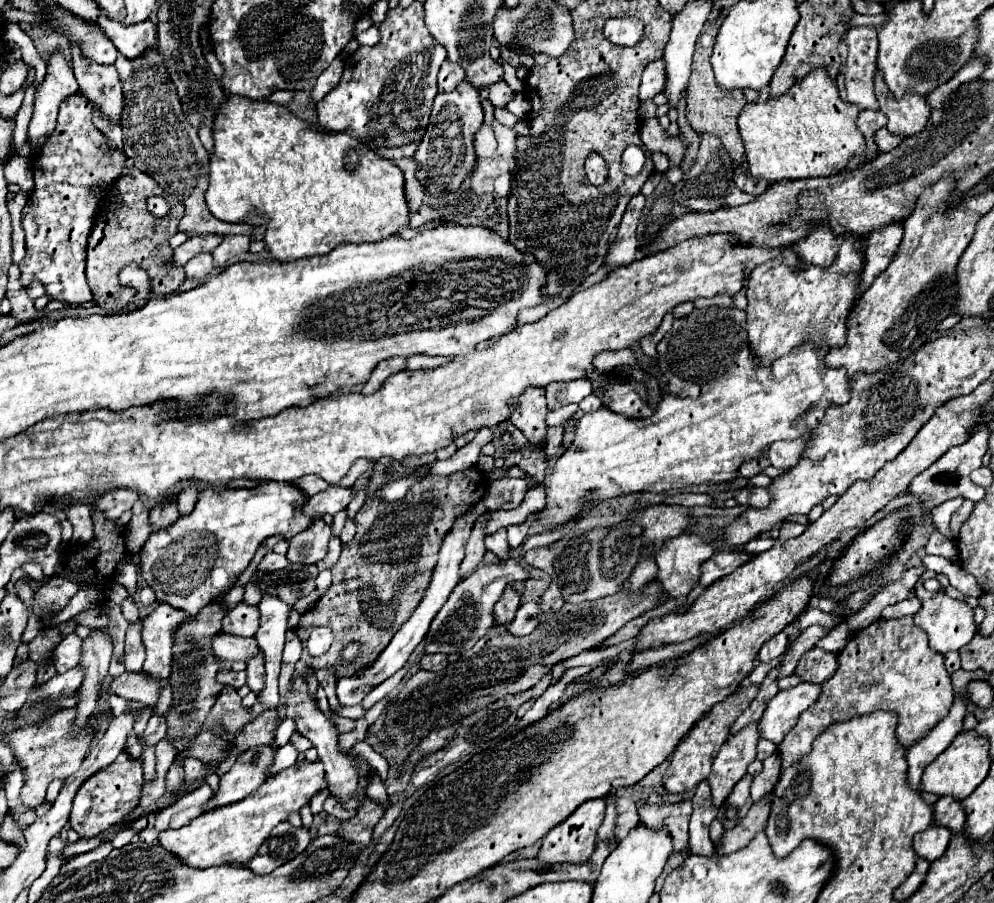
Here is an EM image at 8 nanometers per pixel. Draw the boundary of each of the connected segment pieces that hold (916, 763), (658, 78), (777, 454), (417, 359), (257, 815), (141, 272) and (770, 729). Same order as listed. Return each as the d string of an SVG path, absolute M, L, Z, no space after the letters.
M956 694L948 716L944 716L944 720L940 720L926 736L922 736L918 742L914 742L908 748L908 754L906 754L906 760L910 766L908 784L912 788L920 788L920 778L922 778L924 768L930 762L934 762L938 758L938 754L944 752L952 744L956 734L962 730L964 714L966 714L966 702L964 702L962 694Z
M654 60L644 68L642 82L640 82L640 100L652 100L656 94L664 92L666 88L666 62Z
M802 436L800 440L792 440L792 442L776 442L764 454L764 458L768 458L772 462L772 466L776 466L776 468L788 470L800 462L800 456L804 454L806 444L808 444L806 436Z
M412 356L408 358L408 370L434 370L440 366L446 366L452 362L452 358L442 358L442 356Z
M298 762L292 768L268 778L252 796L224 808L216 808L192 820L188 826L178 830L164 830L158 836L162 848L172 852L174 858L188 864L190 868L210 868L222 864L248 864L254 858L260 844L270 836L272 828L288 818L288 814L298 812L310 798L320 790L324 780L324 766L318 762Z
M130 262L126 264L122 270L120 270L120 284L122 286L130 286L136 290L134 300L144 299L147 300L148 296L152 294L152 286L150 286L150 276L148 272L136 264L136 262Z
M804 682L790 690L780 690L770 702L760 718L760 732L764 738L774 742L776 746L784 740L784 736L796 726L804 708L810 708L822 692L820 684Z

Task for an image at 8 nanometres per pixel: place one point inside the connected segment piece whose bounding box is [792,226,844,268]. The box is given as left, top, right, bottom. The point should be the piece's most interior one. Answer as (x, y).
(820, 248)

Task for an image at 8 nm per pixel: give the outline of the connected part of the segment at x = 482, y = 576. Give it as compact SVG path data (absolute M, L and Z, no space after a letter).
M508 560L506 564L492 564L478 568L472 576L464 578L450 594L448 602L440 608L436 618L432 620L430 632L426 640L426 652L442 652L442 654L452 654L452 652L466 652L470 650L480 638L484 638L494 626L494 604L500 600L506 584L514 581L528 580L530 575L520 564L518 560Z

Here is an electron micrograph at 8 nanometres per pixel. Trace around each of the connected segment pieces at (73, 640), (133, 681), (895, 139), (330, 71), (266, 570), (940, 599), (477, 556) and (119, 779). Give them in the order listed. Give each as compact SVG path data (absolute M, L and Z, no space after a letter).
M68 634L54 650L52 662L58 672L66 672L74 666L78 666L82 656L82 640L76 634Z
M142 672L132 676L132 674L122 674L114 678L108 686L110 694L116 694L124 700L134 700L134 702L144 702L148 706L156 704L156 696L160 692L160 680L148 680Z
M880 128L880 130L876 132L876 144L880 146L882 152L890 152L890 150L894 150L902 140L904 140L902 134L894 136L894 134L888 132L888 128Z
M336 58L336 60L318 76L316 86L312 88L312 100L320 102L330 90L334 90L334 88L340 84L342 72L344 72L344 62L342 62L342 58Z
M268 552L264 558L262 558L262 562L258 564L258 568L256 568L256 572L260 572L263 574L270 574L270 572L278 572L278 570L282 570L288 566L290 562L286 556L280 556L280 554L274 554L274 552Z
M922 584L916 586L916 596L920 598L922 602L922 608L920 612L916 612L914 616L914 624L920 626L928 638L930 638L930 646L940 652L940 654L946 654L950 650L960 650L964 644L968 644L974 634L978 632L976 624L974 624L974 610L966 604L966 602L960 602L960 600L954 600L950 596L946 596L946 592L938 590L938 592L930 592L926 590Z
M480 516L478 522L476 522L476 528L472 530L472 536L468 540L468 548L466 548L466 558L462 562L462 574L472 574L476 570L476 566L480 564L482 556L486 554L486 546L484 546L484 538L486 538L486 526L488 522L488 516Z
M122 752L116 758L116 762L110 764L110 768L106 768L104 772L98 772L96 776L92 776L92 780L84 782L84 788L80 788L72 806L70 826L80 834L80 838L98 836L100 832L120 822L128 812L132 812L138 806L142 784L144 784L142 762L132 760L126 752Z

